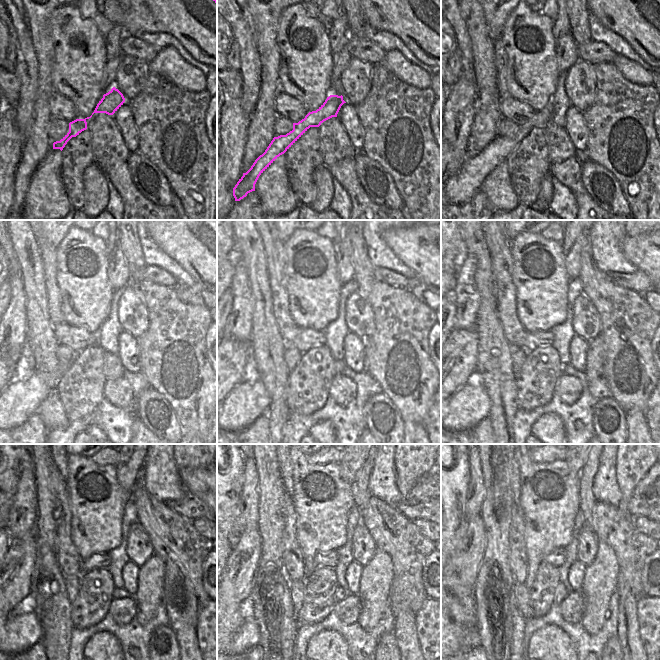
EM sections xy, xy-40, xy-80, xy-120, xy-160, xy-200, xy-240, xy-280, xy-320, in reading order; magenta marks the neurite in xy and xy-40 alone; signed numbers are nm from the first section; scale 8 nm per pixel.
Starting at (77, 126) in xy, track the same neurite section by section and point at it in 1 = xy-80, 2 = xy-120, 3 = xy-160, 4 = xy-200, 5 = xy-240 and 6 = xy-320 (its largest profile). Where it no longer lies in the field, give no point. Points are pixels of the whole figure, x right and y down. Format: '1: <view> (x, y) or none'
1: xy-80 (461, 187)
2: xy-120 (21, 398)
3: xy-160 (248, 400)
4: xy-200 (470, 404)
5: xy-240 (23, 629)
6: xy-320 (471, 639)

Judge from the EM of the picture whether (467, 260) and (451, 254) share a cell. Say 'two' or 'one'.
two

